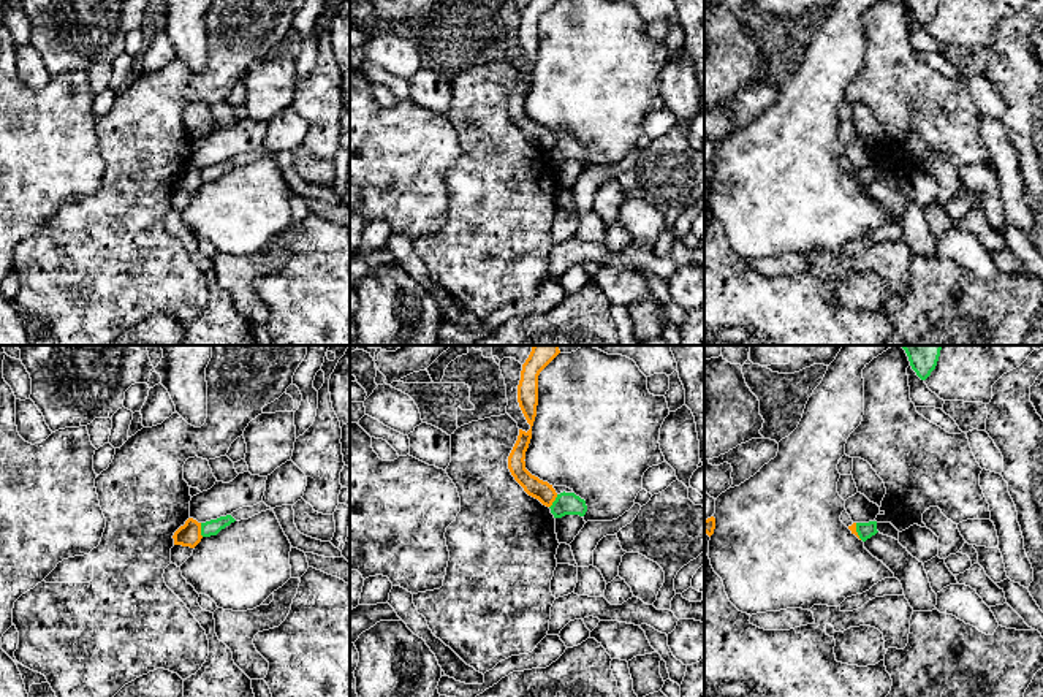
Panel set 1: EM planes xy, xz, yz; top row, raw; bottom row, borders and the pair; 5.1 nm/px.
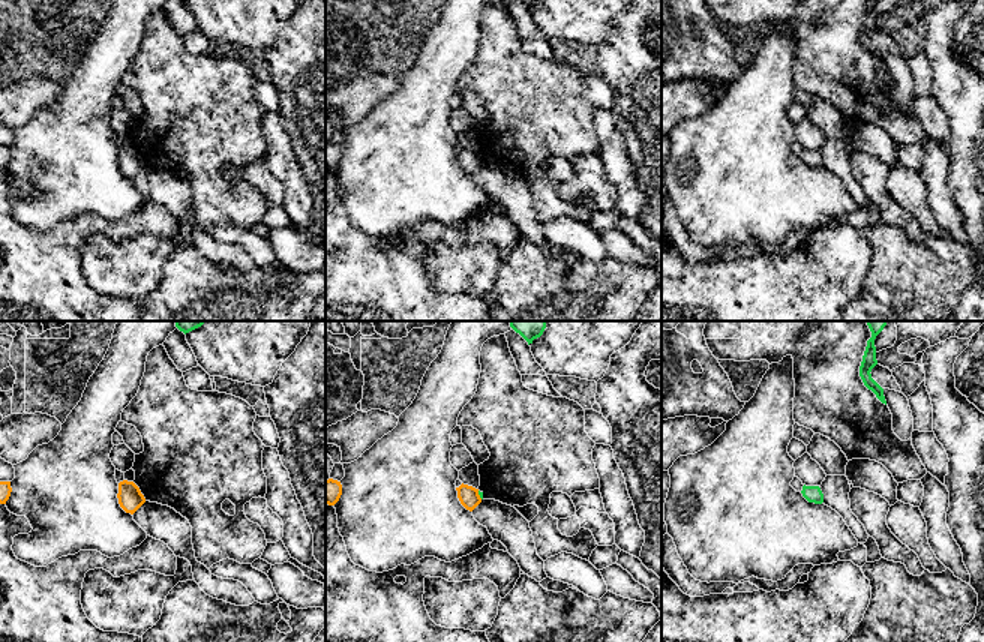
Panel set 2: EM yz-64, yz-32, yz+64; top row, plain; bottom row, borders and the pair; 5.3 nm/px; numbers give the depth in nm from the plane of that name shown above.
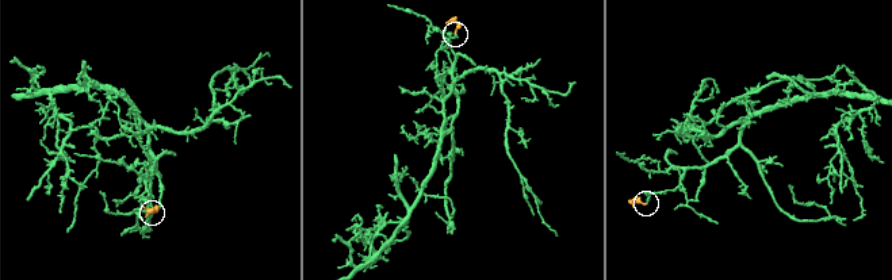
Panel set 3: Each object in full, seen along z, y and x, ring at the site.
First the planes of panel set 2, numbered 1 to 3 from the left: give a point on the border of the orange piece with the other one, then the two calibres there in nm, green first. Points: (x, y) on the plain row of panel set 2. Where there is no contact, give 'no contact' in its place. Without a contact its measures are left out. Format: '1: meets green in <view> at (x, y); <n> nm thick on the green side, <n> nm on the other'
1: no contact
2: meets green in yz-32 at (479, 158); 20 nm thick on the green side, 110 nm on the other
3: no contact

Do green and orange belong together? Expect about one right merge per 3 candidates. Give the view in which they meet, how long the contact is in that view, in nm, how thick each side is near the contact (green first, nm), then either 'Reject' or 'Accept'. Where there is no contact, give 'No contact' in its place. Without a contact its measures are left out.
Touches green in xy. Shared border 70 nm. Thickness 80 nm (green) against 120 nm. Accept

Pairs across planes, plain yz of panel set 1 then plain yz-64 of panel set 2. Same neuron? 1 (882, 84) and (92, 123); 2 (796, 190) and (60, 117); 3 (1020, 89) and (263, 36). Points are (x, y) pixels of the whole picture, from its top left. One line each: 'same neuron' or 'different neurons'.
1: different neurons
2: same neuron
3: different neurons

